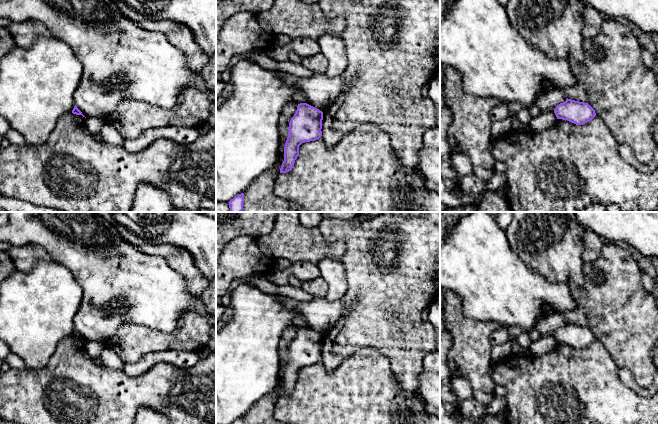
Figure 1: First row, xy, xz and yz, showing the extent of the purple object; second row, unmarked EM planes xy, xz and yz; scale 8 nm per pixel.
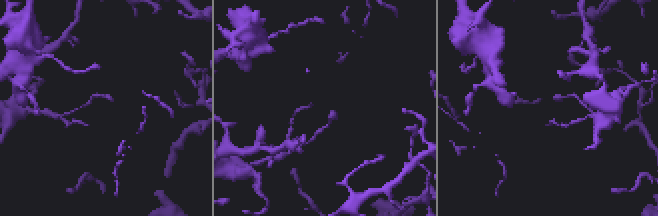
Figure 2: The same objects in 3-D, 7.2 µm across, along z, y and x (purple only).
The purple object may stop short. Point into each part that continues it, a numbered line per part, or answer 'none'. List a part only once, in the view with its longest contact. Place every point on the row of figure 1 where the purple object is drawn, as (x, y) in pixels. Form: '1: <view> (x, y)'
none

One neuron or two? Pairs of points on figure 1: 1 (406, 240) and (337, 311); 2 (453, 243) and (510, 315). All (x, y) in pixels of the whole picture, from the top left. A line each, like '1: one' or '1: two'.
1: two
2: one

